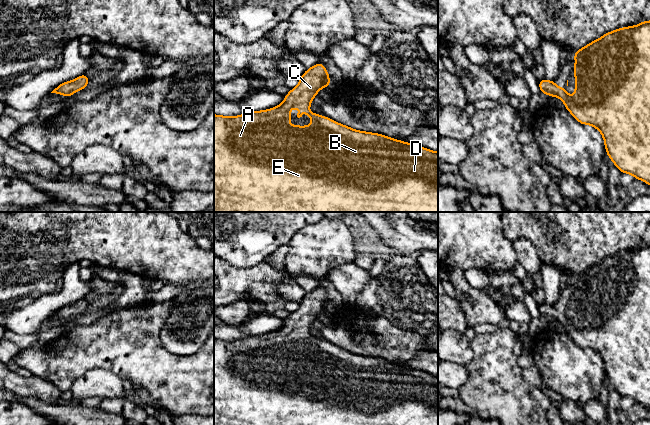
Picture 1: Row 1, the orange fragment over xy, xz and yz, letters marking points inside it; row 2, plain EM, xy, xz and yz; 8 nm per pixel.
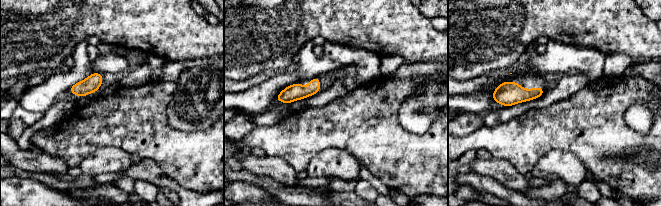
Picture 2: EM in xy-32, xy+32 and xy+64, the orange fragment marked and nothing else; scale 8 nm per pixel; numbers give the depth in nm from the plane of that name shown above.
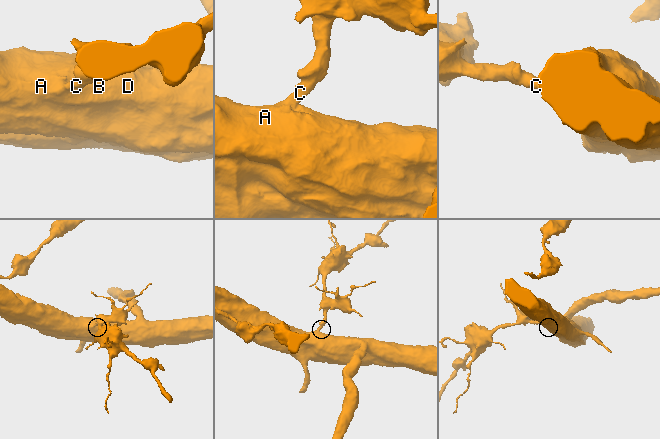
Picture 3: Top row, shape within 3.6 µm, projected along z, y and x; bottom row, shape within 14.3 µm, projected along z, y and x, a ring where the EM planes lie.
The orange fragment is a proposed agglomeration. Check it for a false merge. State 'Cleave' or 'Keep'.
Keep

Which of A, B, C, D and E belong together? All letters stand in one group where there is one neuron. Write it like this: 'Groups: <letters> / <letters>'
Groups: A B C D E

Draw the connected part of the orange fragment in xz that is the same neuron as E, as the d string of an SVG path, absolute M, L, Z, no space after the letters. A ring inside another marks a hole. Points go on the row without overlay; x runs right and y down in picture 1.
M318 286L306 294L301 300L298 310L289 315L279 330L263 335L249 335L235 341L214 338L214 425L438 425L438 376L392 363L382 358L354 354L330 342L309 335L311 325L318 315L330 310L331 307L325 290ZM292 331L297 331L300 334L297 337L298 342L302 341L302 334L305 333L306 340L312 343L312 349L289 349L287 346L294 342L288 336Z

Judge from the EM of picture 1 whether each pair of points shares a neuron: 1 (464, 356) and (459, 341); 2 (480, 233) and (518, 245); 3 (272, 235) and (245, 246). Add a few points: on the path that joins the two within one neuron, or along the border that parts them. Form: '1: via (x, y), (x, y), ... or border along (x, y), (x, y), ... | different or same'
1: via (460, 352), (459, 345) | same
2: border along (511, 241), (518, 261) | different
3: via (265, 235), (256, 235), (252, 239) | same

